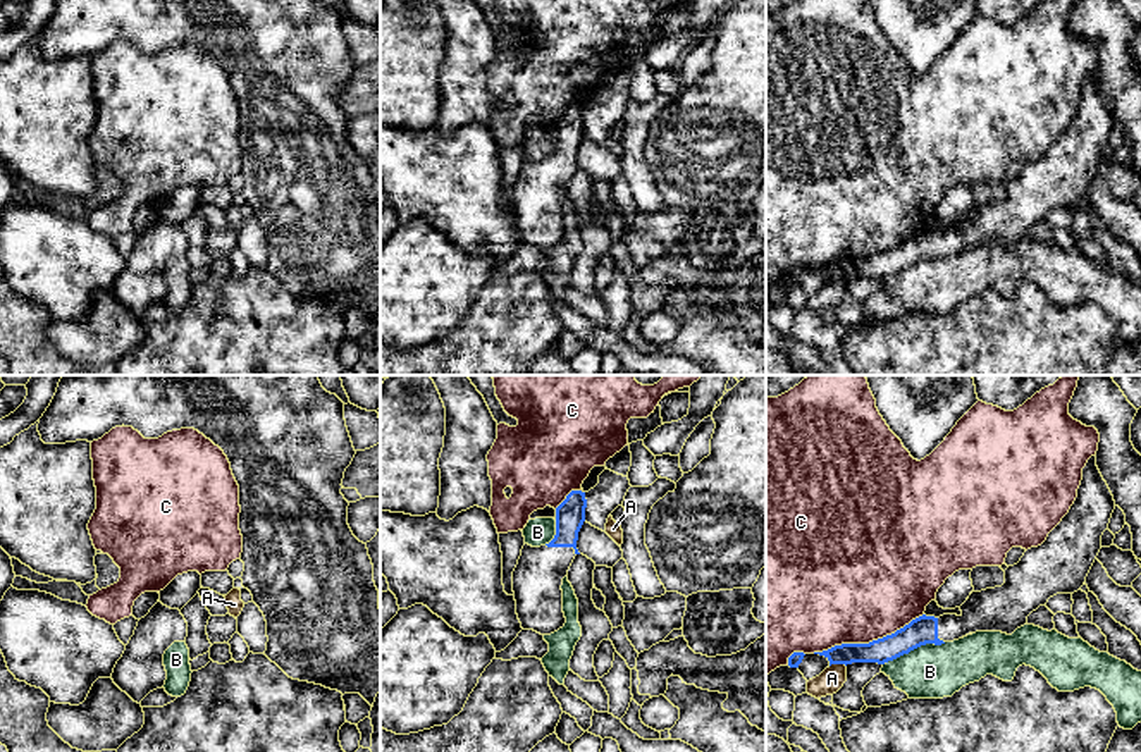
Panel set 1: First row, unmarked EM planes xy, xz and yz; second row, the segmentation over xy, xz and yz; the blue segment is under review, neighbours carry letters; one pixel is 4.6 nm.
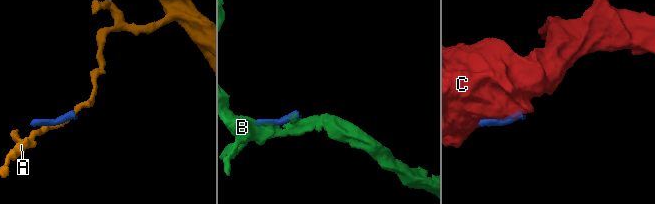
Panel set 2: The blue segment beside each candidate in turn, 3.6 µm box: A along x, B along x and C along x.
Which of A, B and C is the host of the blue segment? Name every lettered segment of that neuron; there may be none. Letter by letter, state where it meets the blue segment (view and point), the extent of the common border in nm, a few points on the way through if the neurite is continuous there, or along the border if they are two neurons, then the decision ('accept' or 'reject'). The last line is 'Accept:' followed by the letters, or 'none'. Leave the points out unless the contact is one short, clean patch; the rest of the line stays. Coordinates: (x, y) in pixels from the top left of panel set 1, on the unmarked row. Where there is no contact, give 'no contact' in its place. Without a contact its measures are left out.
A: contact yz (837, 277); length 80 nm; border yz (845, 279), (830, 281); reject
B: contact yz (916, 262); length 300 nm; reject
C: contact yz (869, 257); length 550 nm; reject
Accept: none

